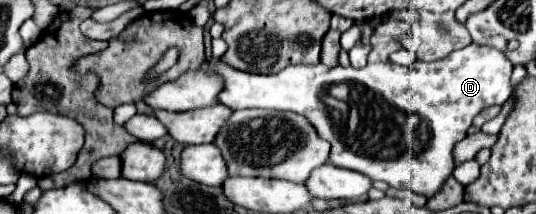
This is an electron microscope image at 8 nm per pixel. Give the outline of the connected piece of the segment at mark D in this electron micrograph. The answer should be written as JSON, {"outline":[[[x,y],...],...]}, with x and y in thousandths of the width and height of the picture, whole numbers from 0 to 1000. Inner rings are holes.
{"outline":[[[884,196],[817,290],[776,290],[769,318],[731,290],[687,299],[672,327],[657,308],[627,308],[619,327],[604,299],[556,299],[519,346],[485,355],[440,327],[418,290],[399,290],[388,336],[407,346],[418,383],[407,458],[418,495],[433,514],[496,505],[563,533],[582,570],[597,645],[616,664],[616,766],[664,794],[690,841],[716,841],[735,879],[765,879],[799,925],[843,813],[843,692],[869,645],[881,551],[910,495],[937,495],[959,421],[951,393],[955,290],[948,290],[940,243]],[[634,383],[675,402],[675,486],[664,514],[668,570],[657,570],[653,542],[638,551],[638,533],[604,477],[601,439]]]}

